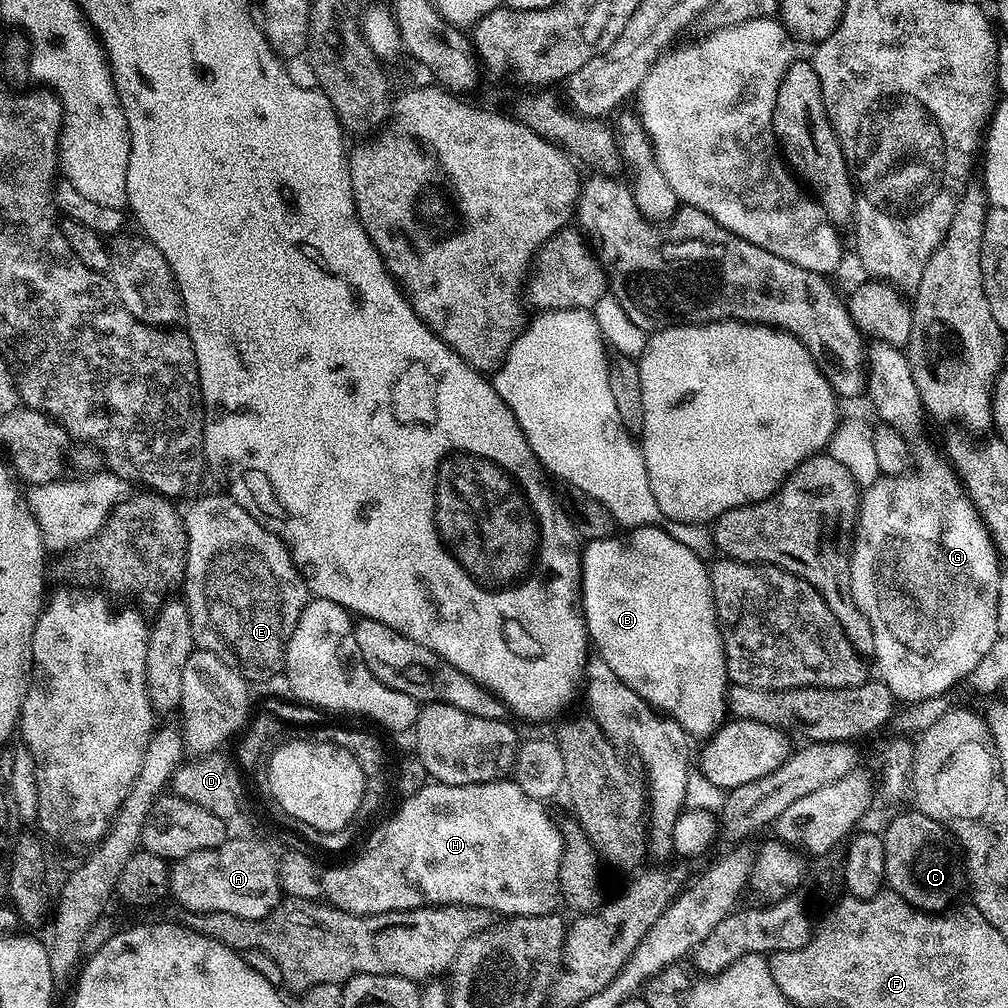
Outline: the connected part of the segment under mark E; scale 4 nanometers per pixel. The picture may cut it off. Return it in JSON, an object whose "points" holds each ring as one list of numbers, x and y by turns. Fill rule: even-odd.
{"points":[[227,494,203,496,196,498,201,500,193,499,188,512,183,513,188,553,184,559,182,599,188,605,193,645,218,654,222,662,236,669,249,682,283,673,290,634,294,634,294,626,298,626,298,618,310,599,306,582,296,569,288,547,253,513]]}

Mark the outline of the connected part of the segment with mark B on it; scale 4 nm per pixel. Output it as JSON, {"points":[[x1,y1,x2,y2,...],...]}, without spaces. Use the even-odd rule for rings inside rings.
{"points":[[649,526,647,528,633,528,625,531,624,536,613,534,601,540,590,540,583,545,580,557,580,594,582,597,582,615,584,625,588,628,588,638,591,647,598,655,645,701,659,708,665,715,671,716,679,722,693,738,711,738,720,729,720,725,726,720,726,697,728,694,729,678,726,670,726,658,724,657,724,643,720,637,720,625,716,622,716,607,712,597,712,587,708,577,709,565,694,554,694,550,686,550,682,542,670,538,662,526]]}

